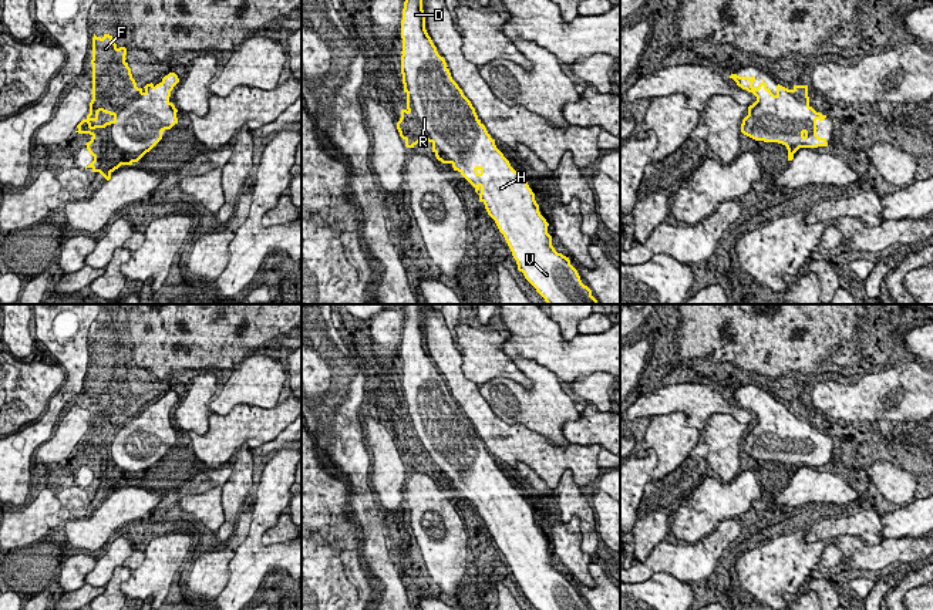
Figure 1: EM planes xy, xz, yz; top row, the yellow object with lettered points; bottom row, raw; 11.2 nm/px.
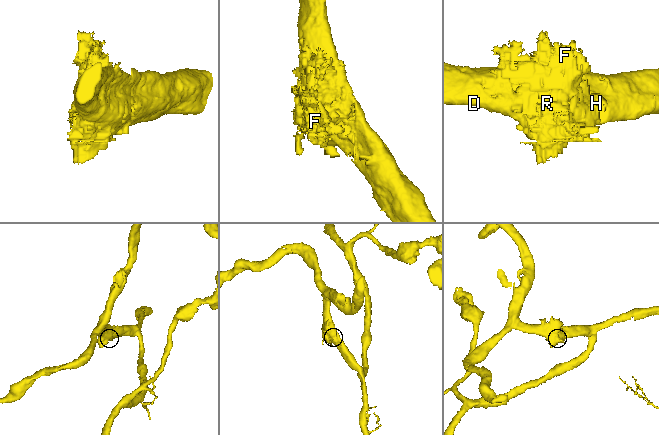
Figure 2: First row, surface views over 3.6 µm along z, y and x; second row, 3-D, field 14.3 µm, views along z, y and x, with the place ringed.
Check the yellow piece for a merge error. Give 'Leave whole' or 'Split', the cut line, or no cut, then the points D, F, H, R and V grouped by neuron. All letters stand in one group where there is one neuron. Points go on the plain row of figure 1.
Leave whole. No split. Groups: D F H R V

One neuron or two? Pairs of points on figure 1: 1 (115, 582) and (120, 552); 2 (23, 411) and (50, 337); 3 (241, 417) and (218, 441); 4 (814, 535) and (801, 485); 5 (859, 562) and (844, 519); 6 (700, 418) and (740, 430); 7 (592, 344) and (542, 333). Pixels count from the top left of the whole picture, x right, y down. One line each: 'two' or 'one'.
1: two
2: two
3: one
4: two
5: two
6: two
7: one

